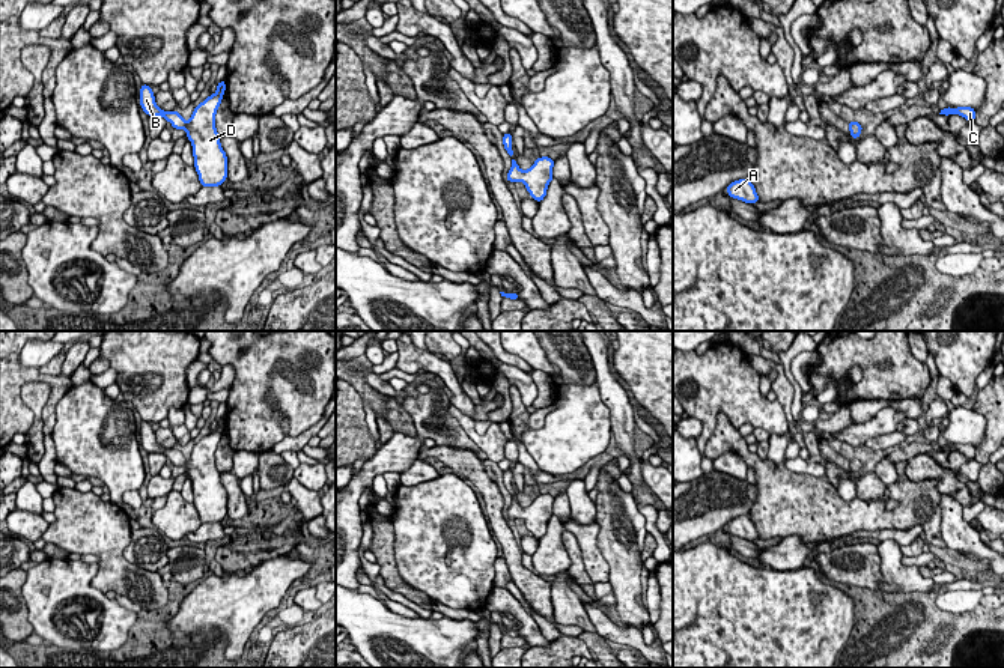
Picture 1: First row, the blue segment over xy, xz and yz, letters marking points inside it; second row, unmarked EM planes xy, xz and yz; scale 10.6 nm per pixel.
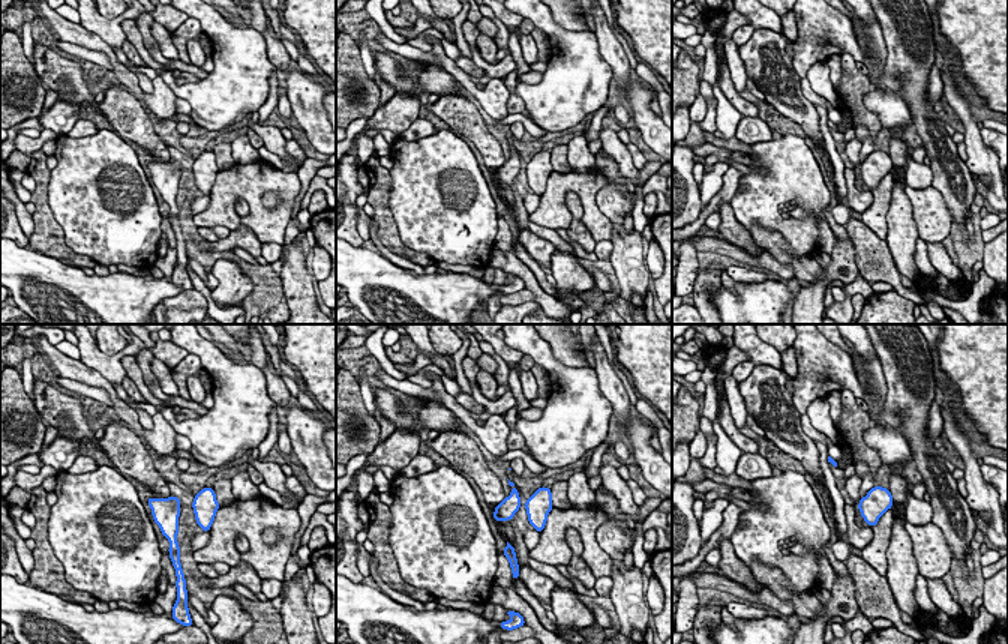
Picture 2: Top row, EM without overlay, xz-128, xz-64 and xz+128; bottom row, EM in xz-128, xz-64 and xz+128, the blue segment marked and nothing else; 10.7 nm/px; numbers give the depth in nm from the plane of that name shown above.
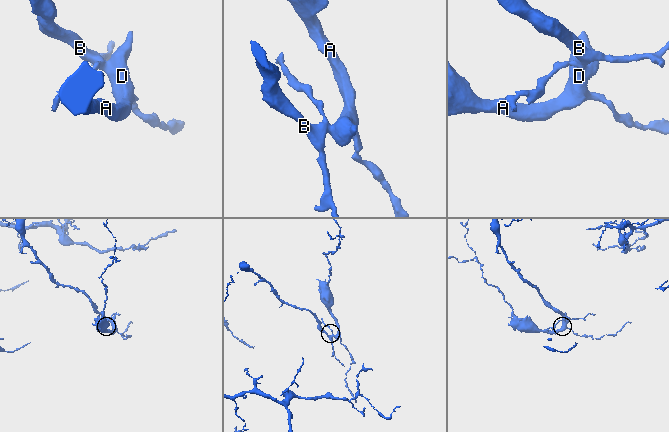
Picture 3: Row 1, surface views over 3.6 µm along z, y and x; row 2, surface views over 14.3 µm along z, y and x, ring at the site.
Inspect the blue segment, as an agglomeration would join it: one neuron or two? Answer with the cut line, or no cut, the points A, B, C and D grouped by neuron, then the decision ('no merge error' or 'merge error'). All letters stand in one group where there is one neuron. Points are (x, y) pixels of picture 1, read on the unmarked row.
no cut | A B C D | no merge error

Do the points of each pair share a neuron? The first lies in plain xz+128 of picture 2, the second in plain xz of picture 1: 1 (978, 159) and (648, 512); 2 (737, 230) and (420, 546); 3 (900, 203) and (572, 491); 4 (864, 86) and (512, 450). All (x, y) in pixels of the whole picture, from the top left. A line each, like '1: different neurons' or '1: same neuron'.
1: different neurons
2: different neurons
3: different neurons
4: different neurons

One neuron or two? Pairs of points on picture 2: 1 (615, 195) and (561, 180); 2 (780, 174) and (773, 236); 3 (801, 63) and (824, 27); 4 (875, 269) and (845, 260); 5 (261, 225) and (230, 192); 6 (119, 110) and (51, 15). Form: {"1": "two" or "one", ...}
{"1": "two", "2": "two", "3": "one", "4": "two", "5": "one", "6": "two"}

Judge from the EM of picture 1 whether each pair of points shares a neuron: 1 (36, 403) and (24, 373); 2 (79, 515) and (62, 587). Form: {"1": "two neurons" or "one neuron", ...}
{"1": "two neurons", "2": "two neurons"}

